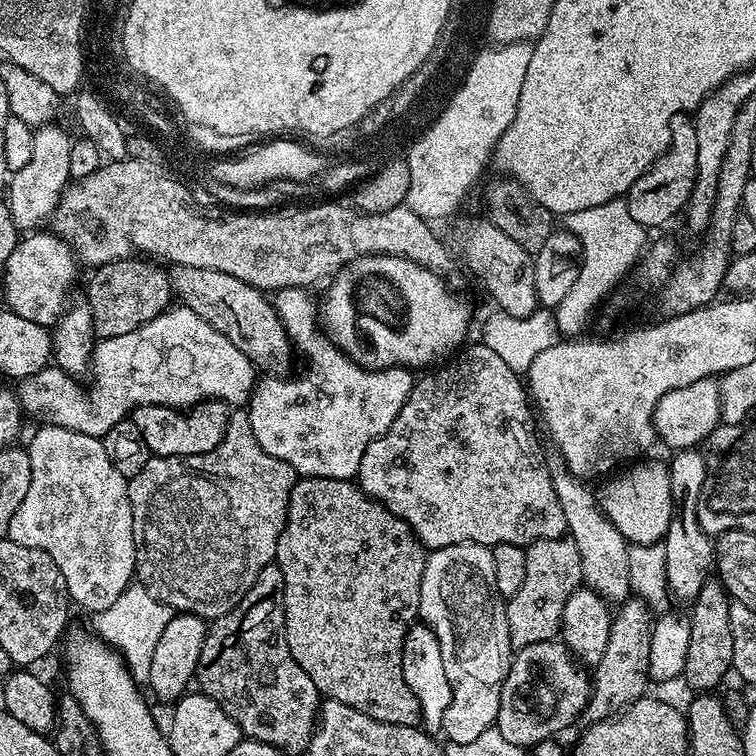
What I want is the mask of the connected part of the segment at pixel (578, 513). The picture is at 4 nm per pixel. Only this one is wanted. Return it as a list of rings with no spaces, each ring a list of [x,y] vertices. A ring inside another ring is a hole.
[[[559,454],[549,455],[547,462],[548,469],[550,470],[550,478],[554,482],[554,490],[558,495],[558,504],[562,507],[563,517],[566,518],[567,533],[578,548],[578,556],[581,559],[582,565],[583,585],[593,589],[609,603],[623,603],[631,593],[629,586],[630,572],[627,569],[627,555],[629,554],[630,547],[628,541],[622,534],[618,533],[618,528],[606,518],[593,489],[591,492],[589,489],[591,487],[585,481],[580,481],[574,474],[570,474],[570,470],[564,465],[564,460]]]

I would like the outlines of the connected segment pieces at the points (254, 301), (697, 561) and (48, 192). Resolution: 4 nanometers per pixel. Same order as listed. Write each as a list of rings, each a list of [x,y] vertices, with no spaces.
[[[173,264],[167,273],[173,295],[179,303],[229,338],[259,371],[283,376],[289,373],[287,371],[292,364],[292,356],[294,357],[294,345],[277,316],[275,305],[259,288],[254,288],[233,275],[204,267]]]
[[[680,450],[668,464],[670,476],[670,494],[672,495],[672,521],[662,541],[664,546],[664,561],[666,562],[666,578],[668,591],[685,602],[696,599],[698,590],[710,578],[714,568],[714,544],[702,530],[696,517],[698,506],[702,502],[704,486],[707,484],[709,465],[696,450]]]
[[[55,123],[37,127],[33,134],[33,149],[30,162],[22,170],[11,173],[6,185],[8,197],[6,203],[10,210],[10,218],[21,233],[28,234],[39,229],[40,224],[49,219],[56,211],[56,203],[70,182],[70,150],[73,137],[67,136]]]

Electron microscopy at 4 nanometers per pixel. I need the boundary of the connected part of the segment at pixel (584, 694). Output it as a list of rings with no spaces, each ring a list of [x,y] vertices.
[[[563,640],[534,642],[534,646],[521,648],[513,655],[494,726],[506,742],[530,750],[543,740],[559,737],[559,732],[566,731],[576,719],[579,721],[591,693],[589,673],[568,651]]]

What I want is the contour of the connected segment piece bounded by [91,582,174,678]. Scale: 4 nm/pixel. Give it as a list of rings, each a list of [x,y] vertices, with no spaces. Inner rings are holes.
[[[139,582],[128,585],[128,589],[111,604],[106,610],[95,613],[91,617],[91,631],[95,633],[108,648],[115,650],[129,672],[137,678],[147,677],[150,670],[150,661],[154,658],[154,649],[158,647],[158,637],[162,630],[166,630],[166,622],[174,614],[169,604],[163,604],[158,598],[151,596]]]

